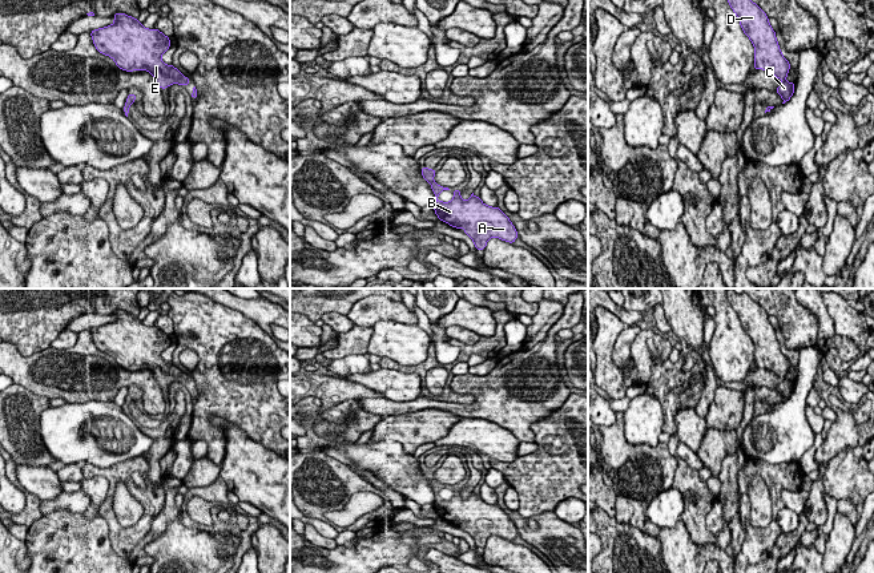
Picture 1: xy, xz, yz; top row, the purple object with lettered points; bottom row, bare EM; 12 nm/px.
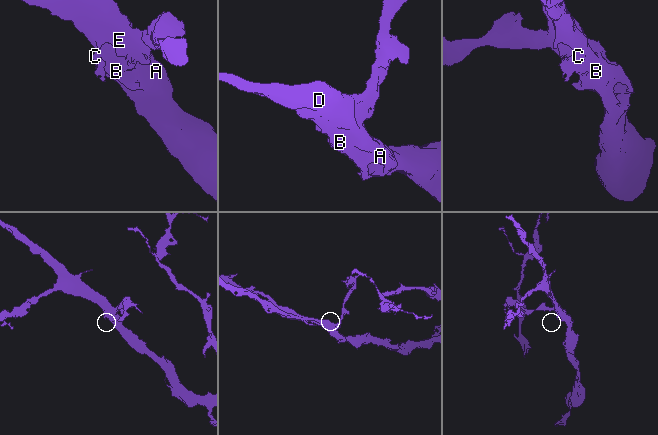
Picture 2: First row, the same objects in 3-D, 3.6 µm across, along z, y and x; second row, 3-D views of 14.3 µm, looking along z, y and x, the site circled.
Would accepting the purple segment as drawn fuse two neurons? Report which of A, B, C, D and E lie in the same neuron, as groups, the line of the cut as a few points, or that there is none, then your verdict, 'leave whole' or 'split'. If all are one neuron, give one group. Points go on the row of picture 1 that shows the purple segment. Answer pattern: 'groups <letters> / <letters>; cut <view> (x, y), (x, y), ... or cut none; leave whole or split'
groups A B C D E; cut none; leave whole

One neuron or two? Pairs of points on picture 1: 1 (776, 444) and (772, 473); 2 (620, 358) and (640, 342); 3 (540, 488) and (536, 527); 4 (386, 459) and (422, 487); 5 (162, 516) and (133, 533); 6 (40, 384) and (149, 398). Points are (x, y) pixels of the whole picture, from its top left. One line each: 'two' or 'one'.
1: two
2: two
3: two
4: one
5: two
6: one

